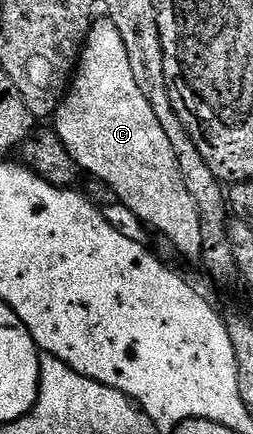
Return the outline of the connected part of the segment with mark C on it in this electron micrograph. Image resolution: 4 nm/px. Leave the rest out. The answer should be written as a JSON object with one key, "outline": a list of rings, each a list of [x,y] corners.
{"outline":[[[100,18],[92,23],[67,95],[59,103],[53,123],[54,132],[59,135],[79,169],[100,180],[115,195],[114,199],[128,207],[148,229],[156,228],[161,235],[167,236],[168,242],[181,255],[195,261],[202,257],[199,211],[193,198],[189,198],[189,190],[185,190],[185,182],[181,182],[181,170],[177,170],[177,158],[173,154],[173,146],[169,146],[169,138],[165,138],[165,130],[161,130],[161,122],[157,122],[149,102],[145,102],[145,94],[141,94],[137,82],[133,82],[125,42],[121,42],[121,34],[117,34],[117,26],[113,26],[111,20]]]}

